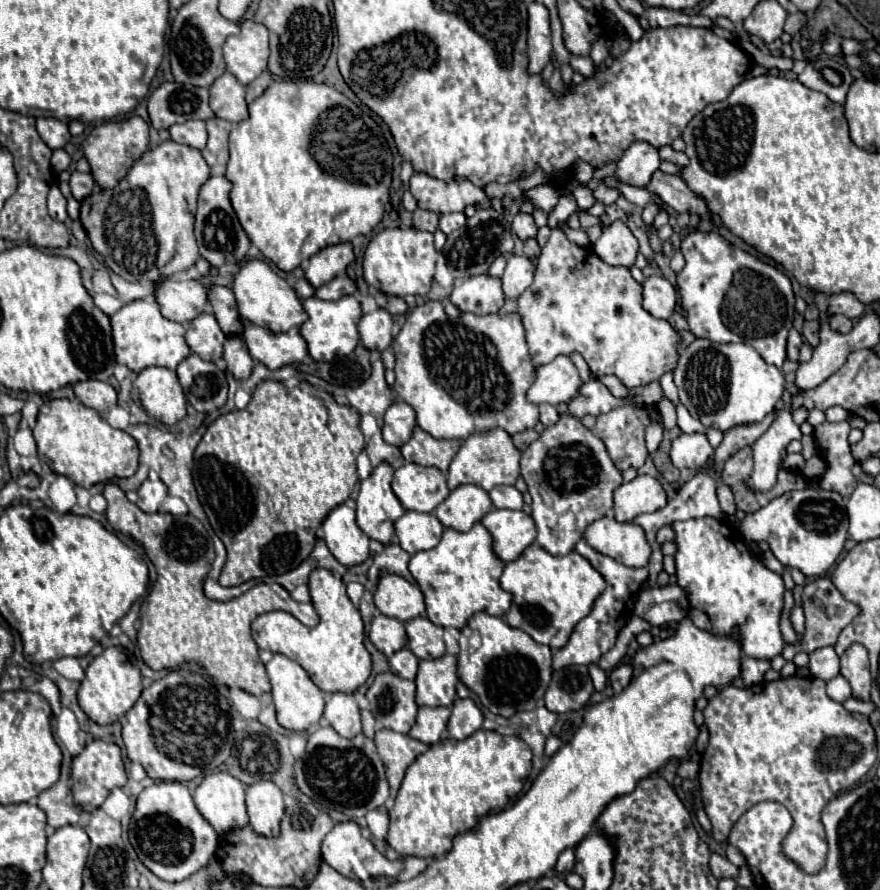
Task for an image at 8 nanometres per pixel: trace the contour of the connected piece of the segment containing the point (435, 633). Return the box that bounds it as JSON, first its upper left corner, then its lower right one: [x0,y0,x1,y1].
[405,617,445,659]

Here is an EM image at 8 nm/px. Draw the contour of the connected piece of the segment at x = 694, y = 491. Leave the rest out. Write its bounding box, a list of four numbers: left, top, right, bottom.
[633,459,737,545]

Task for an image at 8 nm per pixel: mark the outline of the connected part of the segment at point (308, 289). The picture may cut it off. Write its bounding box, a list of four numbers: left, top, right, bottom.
[293,279,313,301]

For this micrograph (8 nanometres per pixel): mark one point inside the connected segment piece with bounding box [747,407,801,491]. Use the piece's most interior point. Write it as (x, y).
(769, 450)

